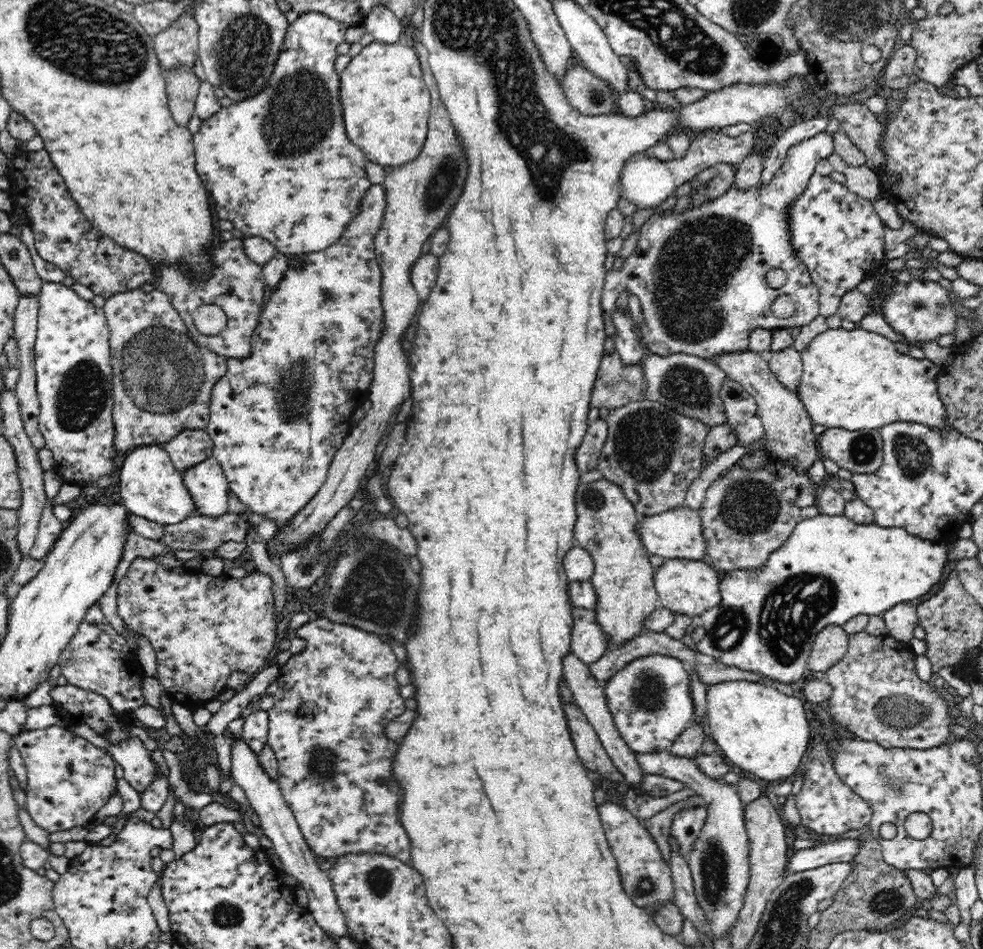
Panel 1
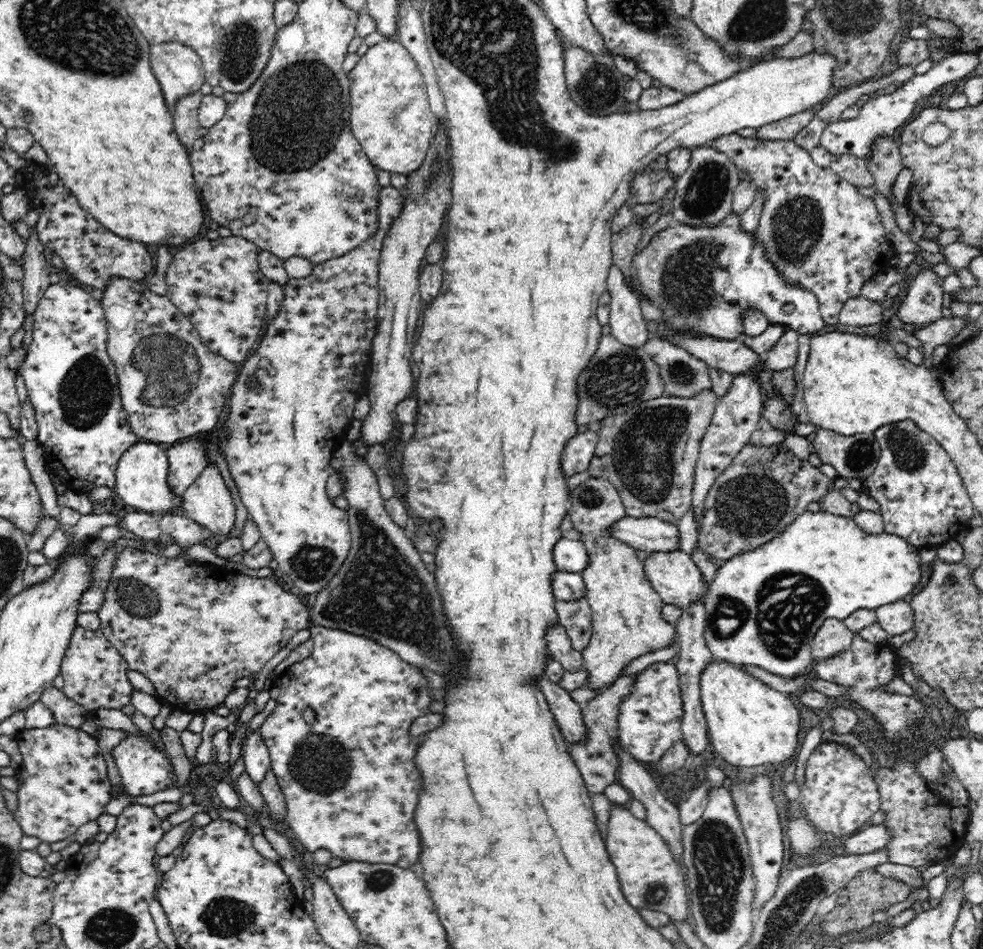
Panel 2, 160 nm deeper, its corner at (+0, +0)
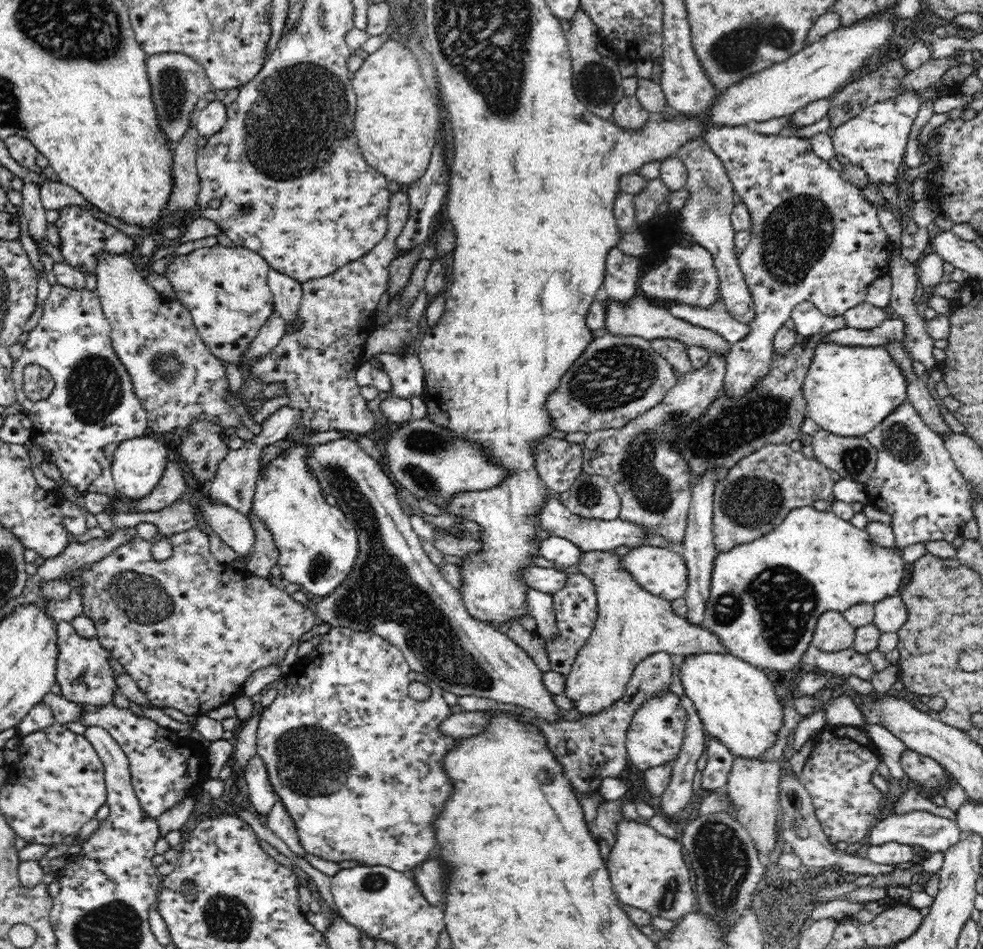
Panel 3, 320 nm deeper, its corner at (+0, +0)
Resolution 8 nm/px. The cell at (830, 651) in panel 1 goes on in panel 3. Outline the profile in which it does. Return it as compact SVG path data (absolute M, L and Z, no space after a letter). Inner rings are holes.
M826 610L816 622L811 644L826 652L841 651L852 646L856 629L842 612Z

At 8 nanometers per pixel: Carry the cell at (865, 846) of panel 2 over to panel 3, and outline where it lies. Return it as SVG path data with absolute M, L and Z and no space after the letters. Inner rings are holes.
M911 810L904 814L896 814L889 816L883 820L877 820L871 827L868 840L870 844L880 845L884 842L894 840L902 844L914 846L922 846L926 852L944 852L950 846L958 843L962 836L962 831L957 823L957 818L949 819L942 816L936 816L926 810Z

